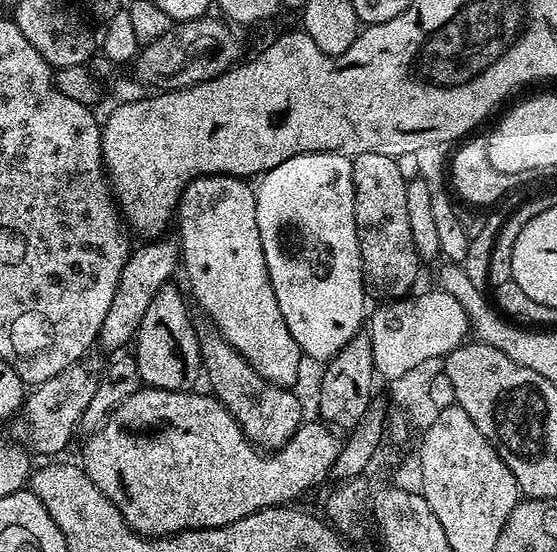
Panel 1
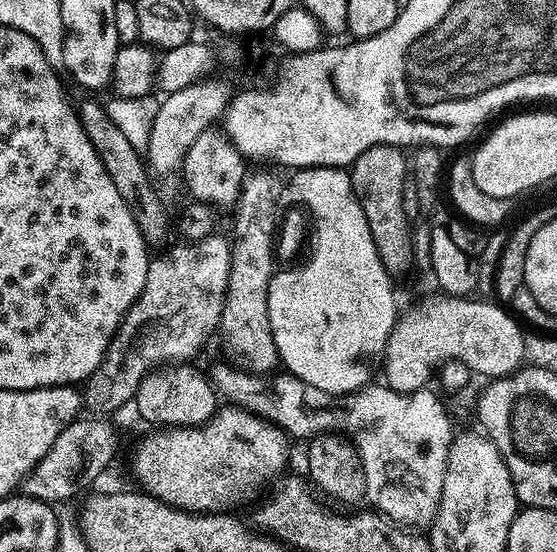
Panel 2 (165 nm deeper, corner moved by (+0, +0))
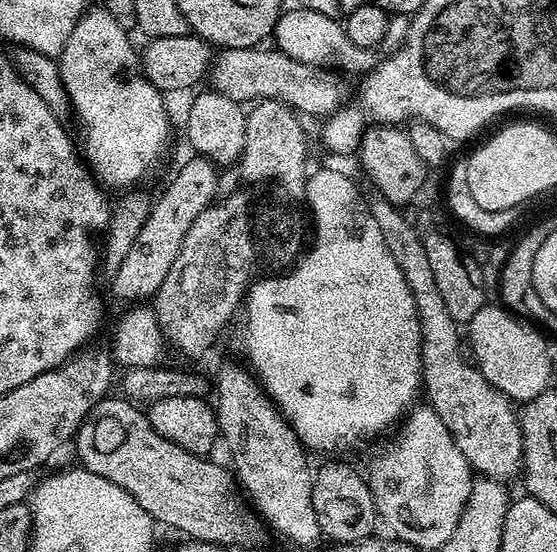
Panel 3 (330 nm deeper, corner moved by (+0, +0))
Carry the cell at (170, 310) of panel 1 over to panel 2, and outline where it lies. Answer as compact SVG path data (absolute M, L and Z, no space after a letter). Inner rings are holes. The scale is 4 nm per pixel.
M168 362L157 367L142 378L136 391L134 409L152 426L171 428L194 428L204 423L216 412L218 392L212 384L188 362Z

